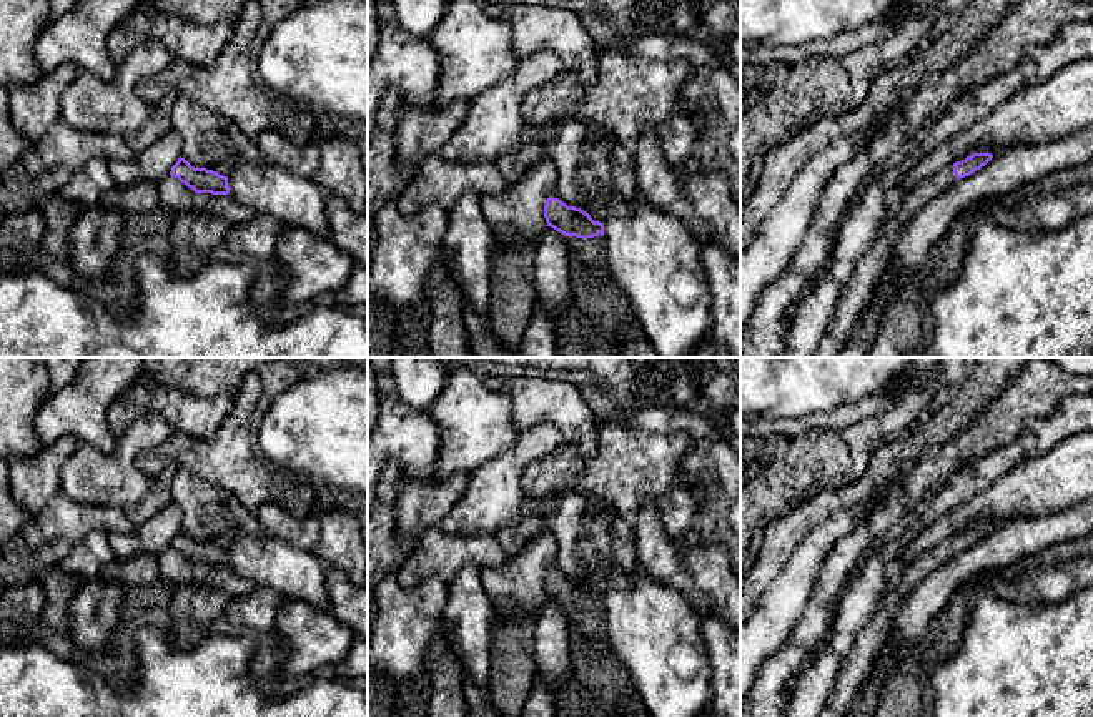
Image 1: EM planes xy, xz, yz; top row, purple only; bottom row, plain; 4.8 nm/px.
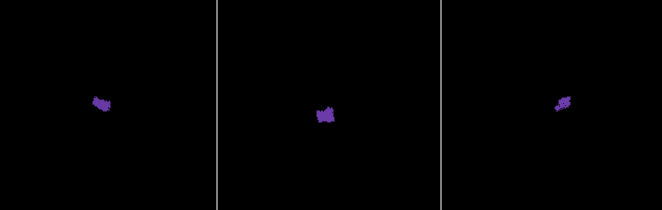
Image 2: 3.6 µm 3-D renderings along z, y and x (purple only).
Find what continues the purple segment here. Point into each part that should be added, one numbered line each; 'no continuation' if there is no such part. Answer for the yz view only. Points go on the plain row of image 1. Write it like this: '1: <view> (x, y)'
1: yz (870, 639)

